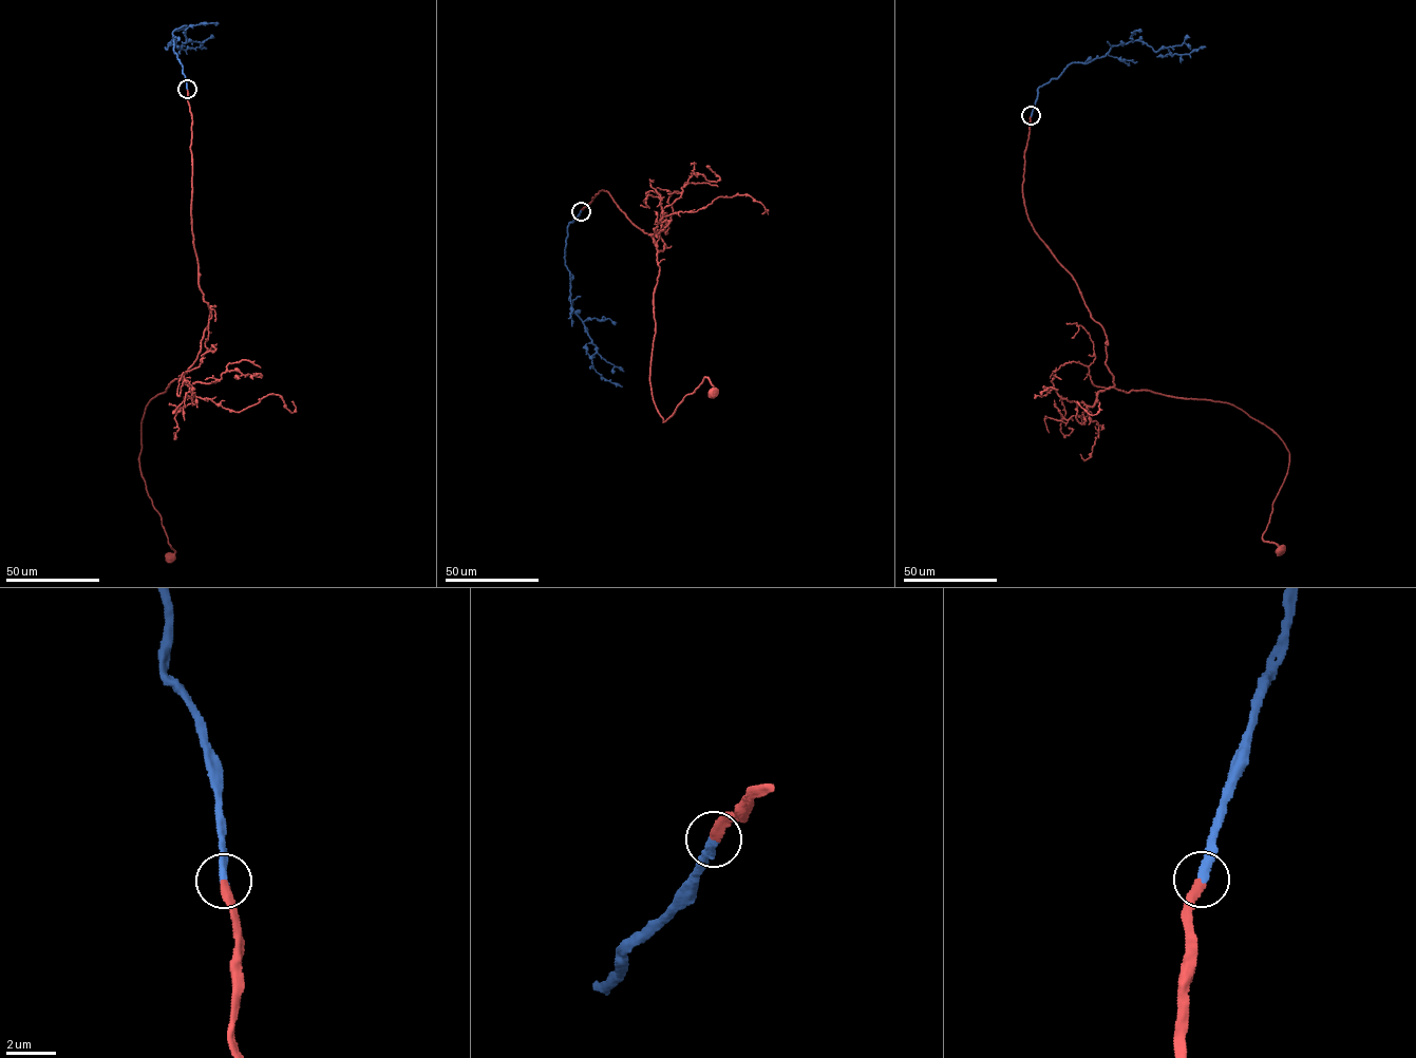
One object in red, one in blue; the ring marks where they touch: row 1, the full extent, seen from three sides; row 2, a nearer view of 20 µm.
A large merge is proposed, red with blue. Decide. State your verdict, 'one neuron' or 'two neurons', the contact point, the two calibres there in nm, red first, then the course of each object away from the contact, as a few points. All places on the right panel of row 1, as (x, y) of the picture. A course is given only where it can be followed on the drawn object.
one neuron; place (1031, 115); calibres 360 and 340 nm; course red (1031, 116), (1026, 213), (1102, 328), (1114, 385), (1232, 404), (1268, 427), (1289, 455), (1262, 536), (1279, 550); course blue (1031, 116), (1040, 87), (1112, 46), (1137, 40), (1182, 54), (1205, 46)

